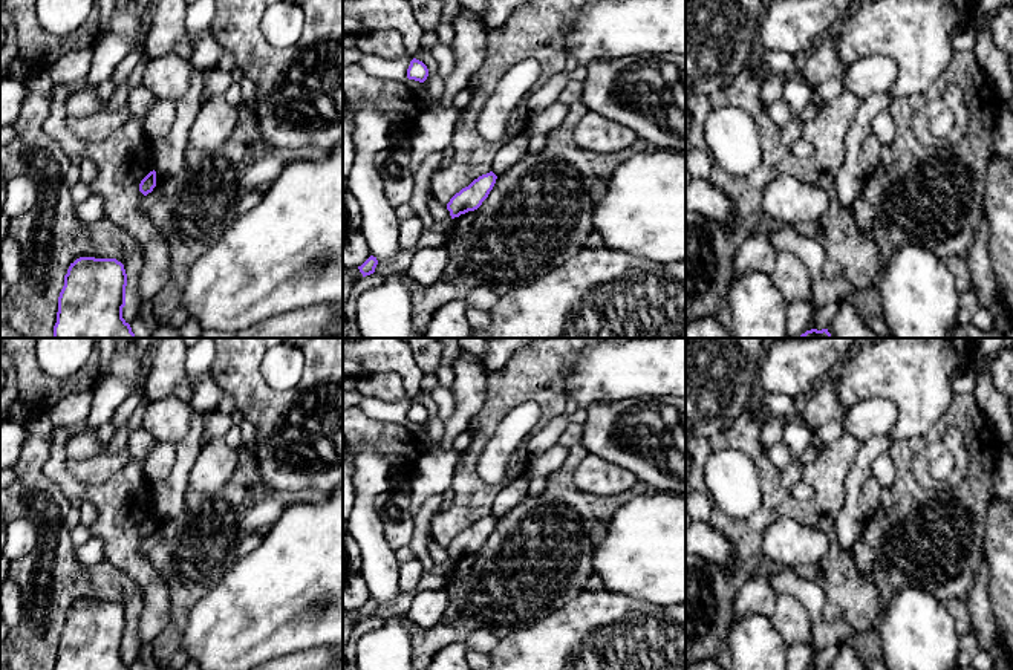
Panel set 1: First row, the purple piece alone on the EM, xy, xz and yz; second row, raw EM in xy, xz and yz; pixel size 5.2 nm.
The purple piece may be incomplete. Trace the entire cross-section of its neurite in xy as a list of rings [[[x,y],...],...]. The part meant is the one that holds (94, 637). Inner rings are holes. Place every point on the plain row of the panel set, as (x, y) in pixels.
[[[80,600],[70,606],[54,670],[130,670],[122,661],[127,616],[116,601]]]

